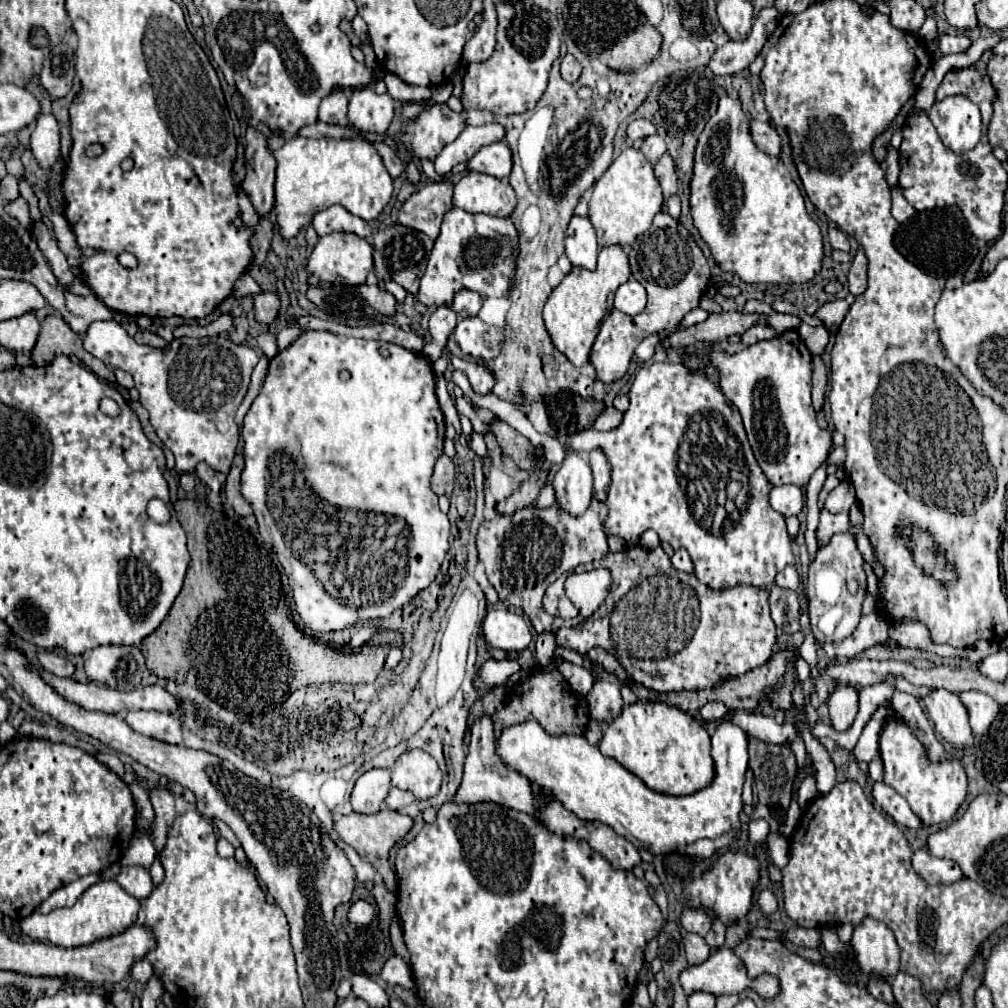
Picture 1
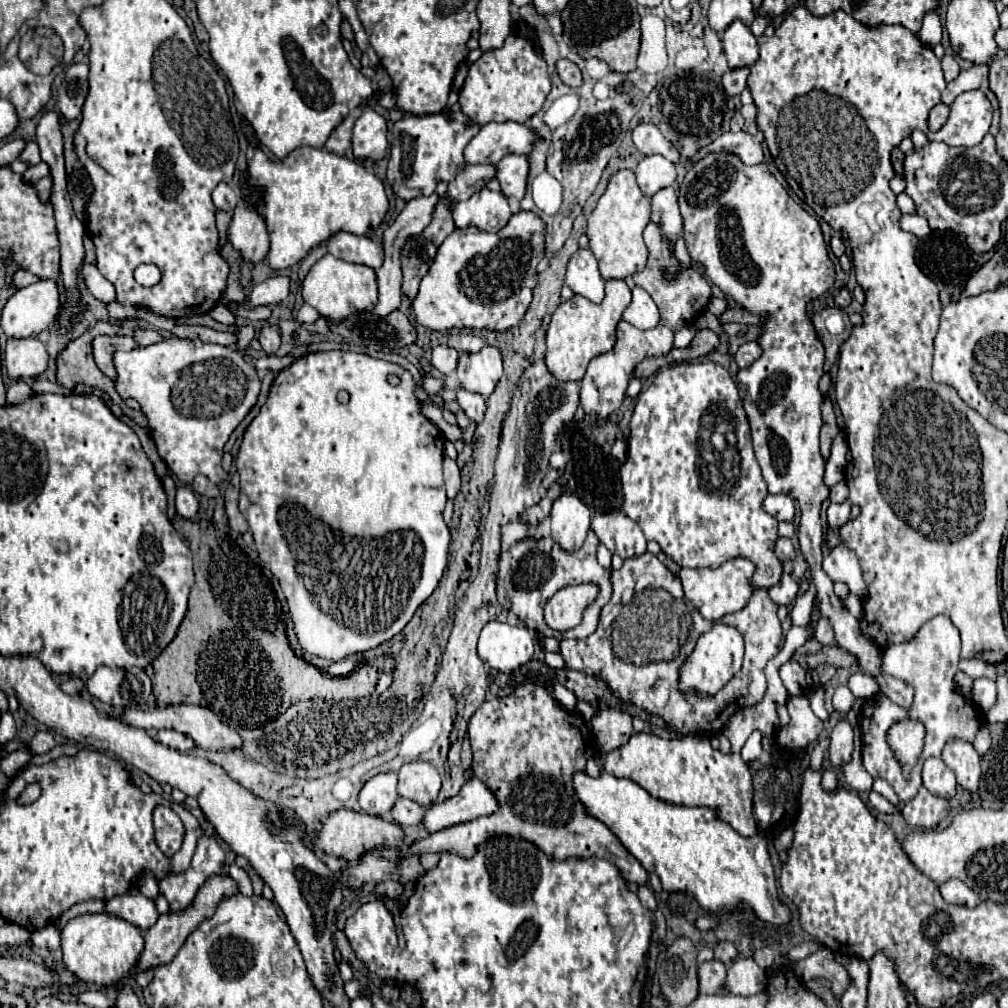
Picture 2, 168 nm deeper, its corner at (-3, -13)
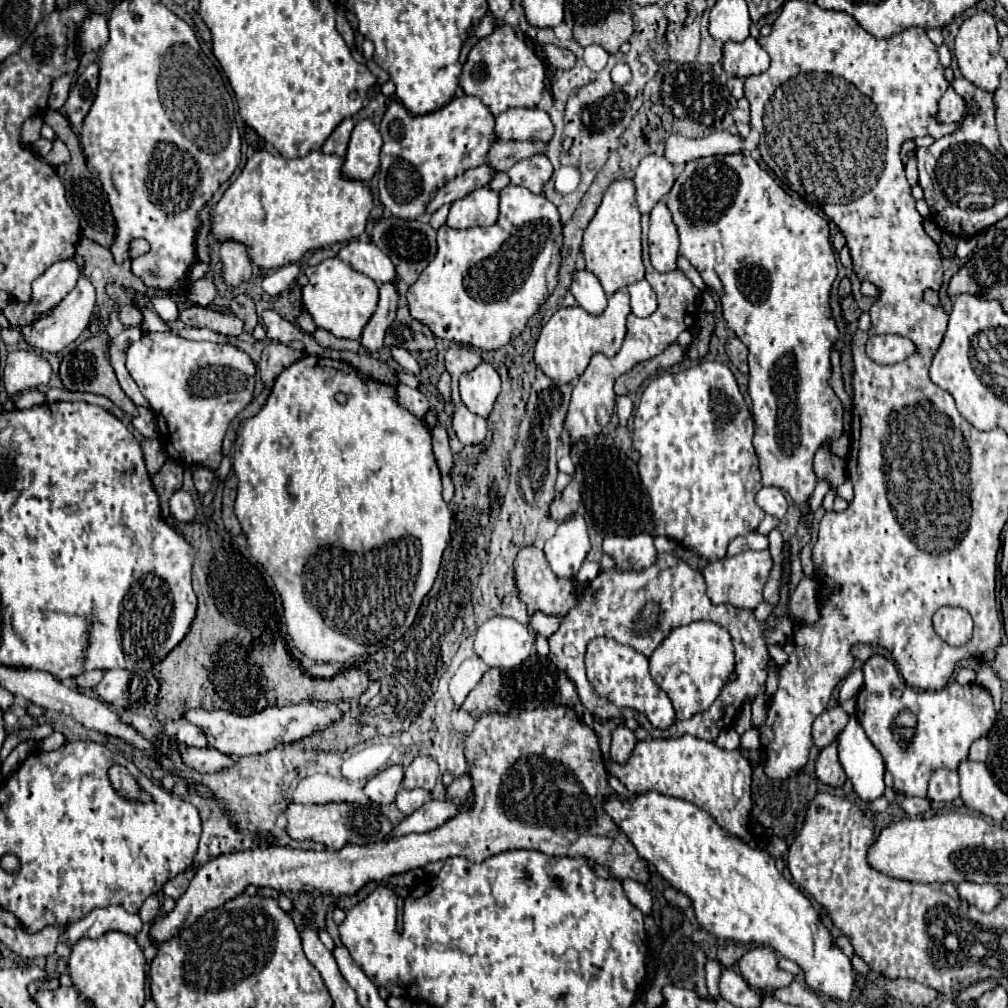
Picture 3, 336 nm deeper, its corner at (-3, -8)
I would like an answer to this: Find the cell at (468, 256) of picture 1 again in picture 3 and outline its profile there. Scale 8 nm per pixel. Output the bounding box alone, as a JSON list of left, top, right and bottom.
[406,185,562,351]

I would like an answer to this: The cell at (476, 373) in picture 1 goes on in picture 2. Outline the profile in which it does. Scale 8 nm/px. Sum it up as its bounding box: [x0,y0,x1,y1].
[456,388,486,424]

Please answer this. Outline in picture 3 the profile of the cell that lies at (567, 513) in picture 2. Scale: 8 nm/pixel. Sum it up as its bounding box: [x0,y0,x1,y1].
[544,515,590,577]

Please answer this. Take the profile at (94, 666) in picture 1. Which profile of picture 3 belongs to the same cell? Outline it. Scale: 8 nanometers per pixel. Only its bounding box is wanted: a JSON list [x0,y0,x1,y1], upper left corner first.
[96,669,130,705]

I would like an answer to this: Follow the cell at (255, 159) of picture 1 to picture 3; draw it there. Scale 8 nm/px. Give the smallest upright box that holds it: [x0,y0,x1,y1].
[220,239,252,285]

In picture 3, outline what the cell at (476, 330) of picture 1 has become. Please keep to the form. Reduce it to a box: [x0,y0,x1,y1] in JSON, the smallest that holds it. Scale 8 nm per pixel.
[460,361,500,417]

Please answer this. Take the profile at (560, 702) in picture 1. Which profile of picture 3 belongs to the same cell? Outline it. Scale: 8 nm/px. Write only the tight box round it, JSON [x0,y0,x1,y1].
[150,705,650,945]

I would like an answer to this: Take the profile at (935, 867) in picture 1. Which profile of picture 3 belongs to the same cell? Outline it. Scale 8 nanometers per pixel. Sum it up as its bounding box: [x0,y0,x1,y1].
[956,881,1002,911]

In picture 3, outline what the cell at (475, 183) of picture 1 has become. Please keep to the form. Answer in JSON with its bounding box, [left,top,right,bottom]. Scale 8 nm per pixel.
[448,189,500,229]

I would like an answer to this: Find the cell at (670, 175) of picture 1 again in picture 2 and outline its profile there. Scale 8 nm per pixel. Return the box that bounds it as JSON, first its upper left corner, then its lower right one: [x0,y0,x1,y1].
[652,188,682,246]

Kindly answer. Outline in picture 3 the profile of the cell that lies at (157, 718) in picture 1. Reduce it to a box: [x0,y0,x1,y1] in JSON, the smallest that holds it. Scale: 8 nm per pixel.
[176,723,208,747]

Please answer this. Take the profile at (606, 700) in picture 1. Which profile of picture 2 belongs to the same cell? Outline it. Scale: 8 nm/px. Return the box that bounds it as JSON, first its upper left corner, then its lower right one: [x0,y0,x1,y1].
[592,708,634,752]

